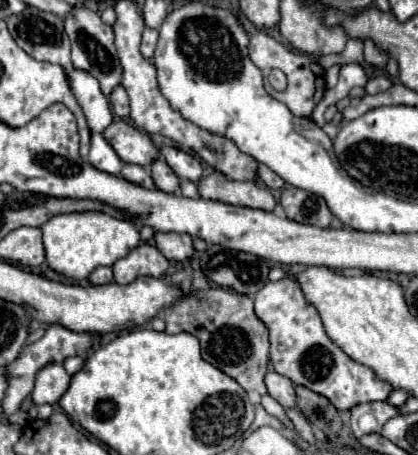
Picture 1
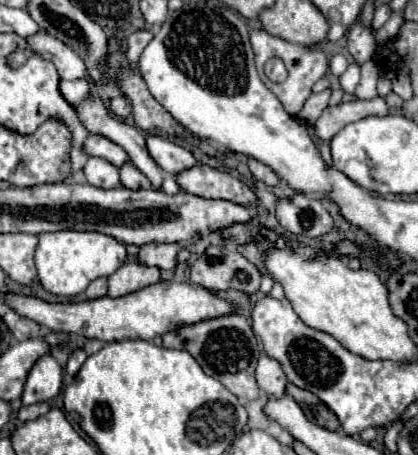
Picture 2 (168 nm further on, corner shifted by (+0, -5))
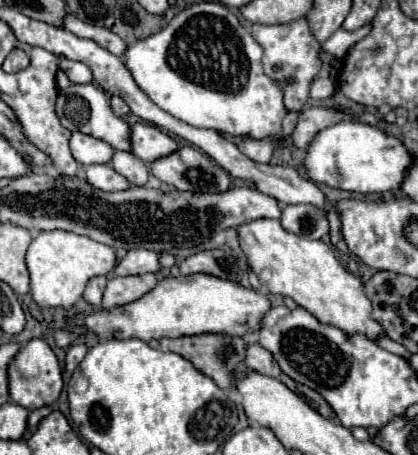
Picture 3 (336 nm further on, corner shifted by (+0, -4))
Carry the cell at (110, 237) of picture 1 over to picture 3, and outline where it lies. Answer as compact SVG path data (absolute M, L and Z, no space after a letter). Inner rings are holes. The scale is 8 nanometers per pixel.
M41 231L27 249L31 295L41 307L71 307L91 277L109 275L117 265L115 249L69 231Z

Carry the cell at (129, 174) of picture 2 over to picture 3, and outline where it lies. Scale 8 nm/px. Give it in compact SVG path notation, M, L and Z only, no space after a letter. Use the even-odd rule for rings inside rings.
M115 151L111 165L119 175L129 179L131 185L145 185L149 179L149 171L145 163L141 163L141 159L137 159L133 153Z

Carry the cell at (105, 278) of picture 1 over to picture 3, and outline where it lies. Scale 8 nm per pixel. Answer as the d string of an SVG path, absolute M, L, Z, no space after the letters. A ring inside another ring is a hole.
M93 277L87 283L87 289L83 293L83 299L87 303L91 303L95 309L99 309L101 307L101 297L103 297L103 291L105 291L105 285L107 285L107 277Z

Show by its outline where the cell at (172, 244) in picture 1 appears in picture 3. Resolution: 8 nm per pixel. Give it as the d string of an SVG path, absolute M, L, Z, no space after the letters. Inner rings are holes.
M133 249L129 251L115 267L115 275L143 275L143 273L157 273L161 269L159 253Z

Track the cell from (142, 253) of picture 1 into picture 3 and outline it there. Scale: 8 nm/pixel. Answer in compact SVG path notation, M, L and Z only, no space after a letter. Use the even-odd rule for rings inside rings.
M145 273L145 275L127 275L127 277L117 277L111 275L107 281L107 289L103 293L103 309L111 309L117 305L131 303L139 297L143 297L147 291L151 291L157 285L155 273Z

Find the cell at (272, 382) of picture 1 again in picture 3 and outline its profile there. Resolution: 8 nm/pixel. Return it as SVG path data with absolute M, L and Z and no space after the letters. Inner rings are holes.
M249 345L247 349L247 359L245 359L245 367L251 371L257 371L261 375L269 375L269 377L279 377L283 371L279 369L277 361L273 359L273 355L263 349L261 345Z

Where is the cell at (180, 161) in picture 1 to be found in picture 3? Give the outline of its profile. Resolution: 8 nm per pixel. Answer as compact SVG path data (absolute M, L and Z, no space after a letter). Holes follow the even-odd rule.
M135 123L131 127L131 147L133 147L135 157L139 157L145 163L153 163L177 151L179 143L153 125Z

